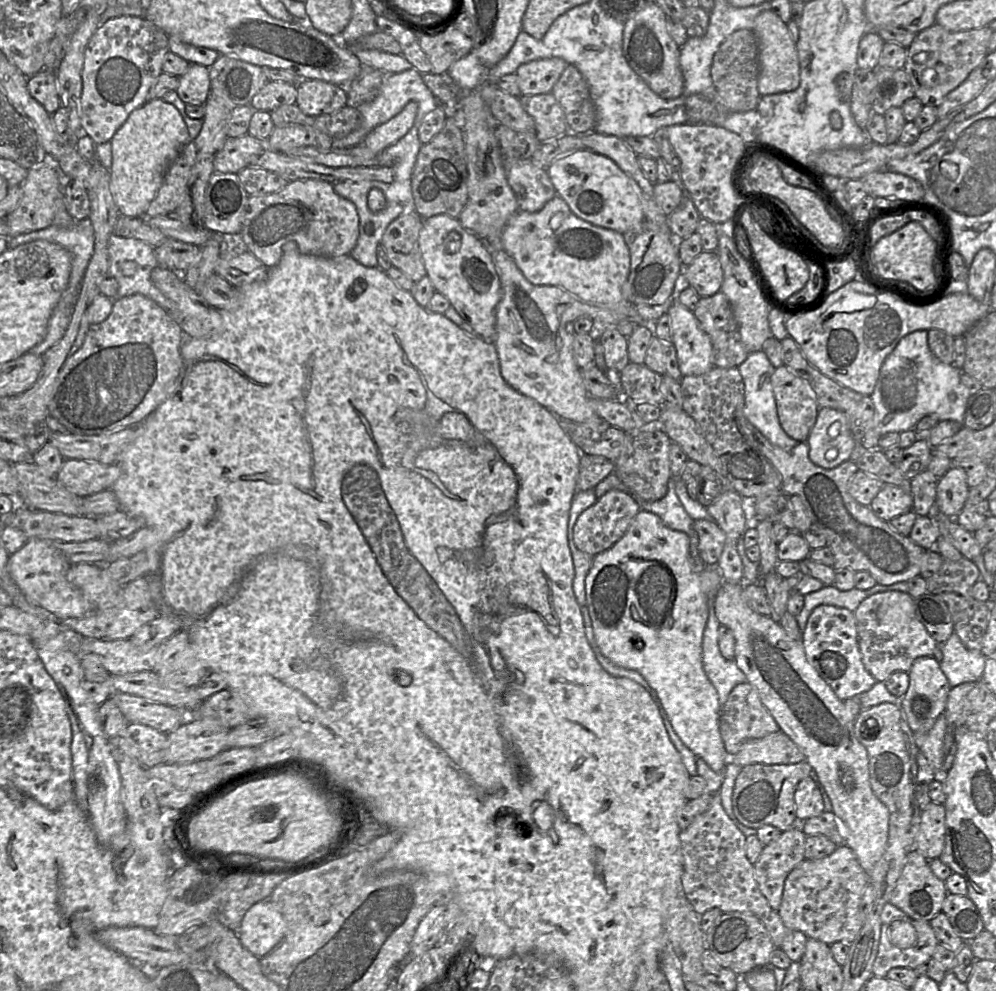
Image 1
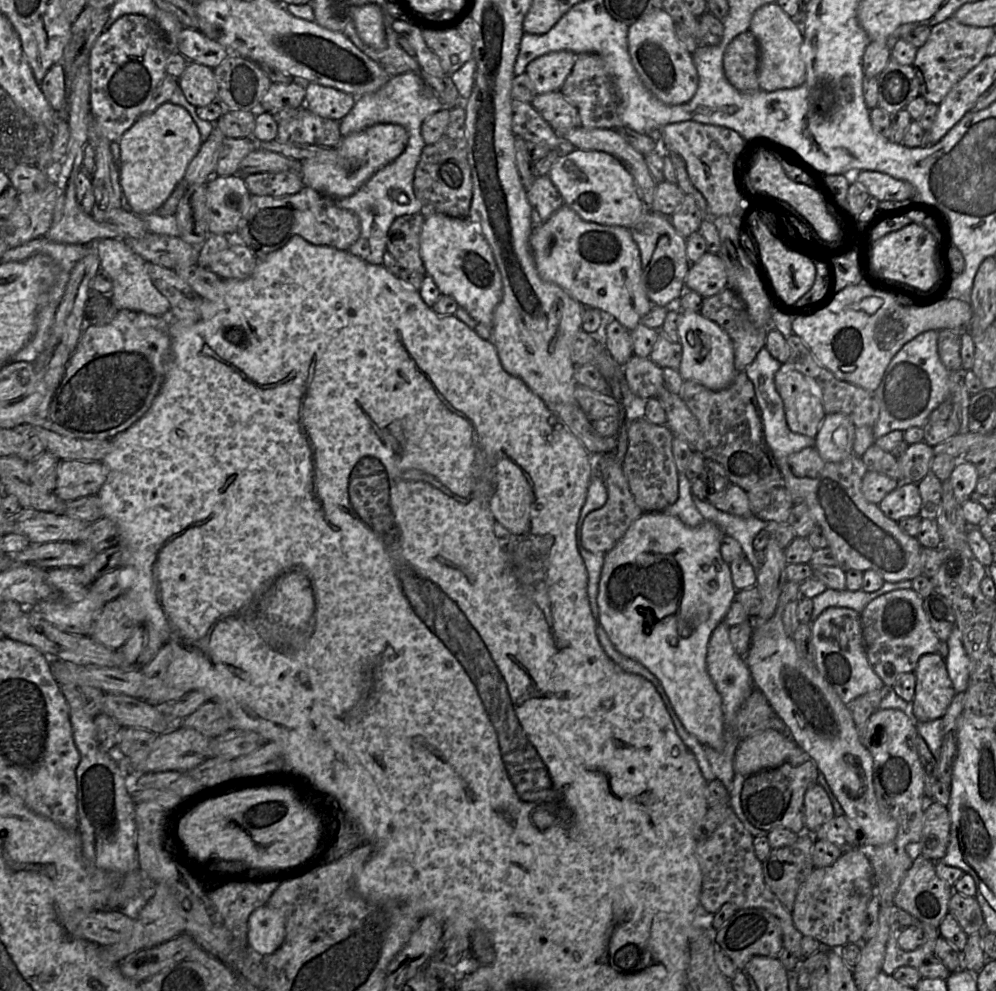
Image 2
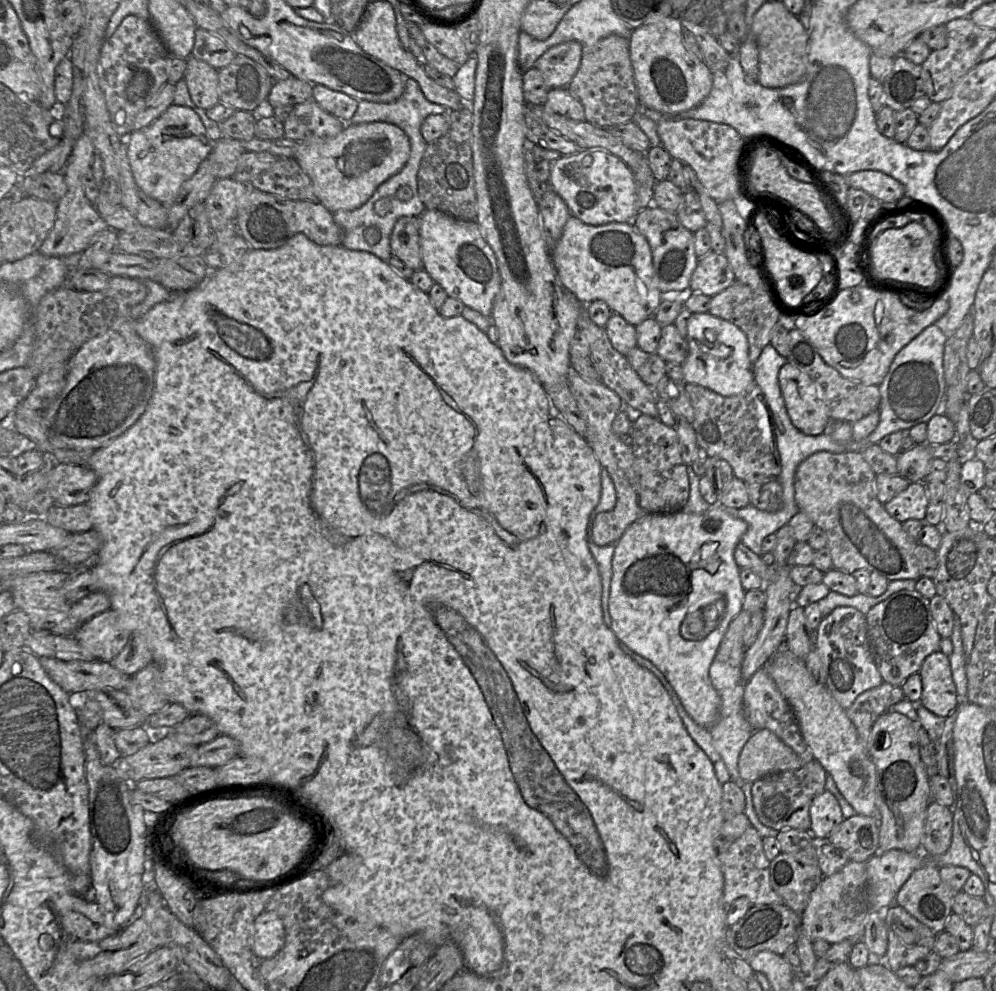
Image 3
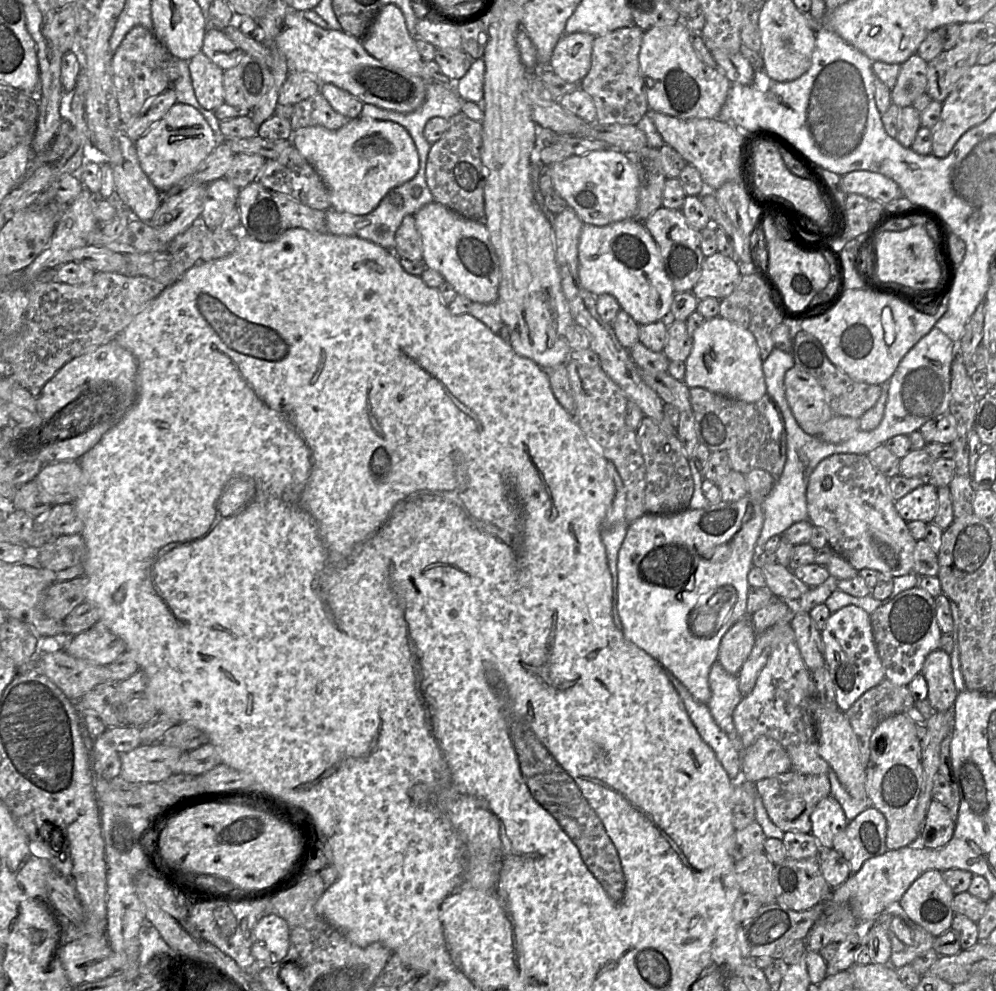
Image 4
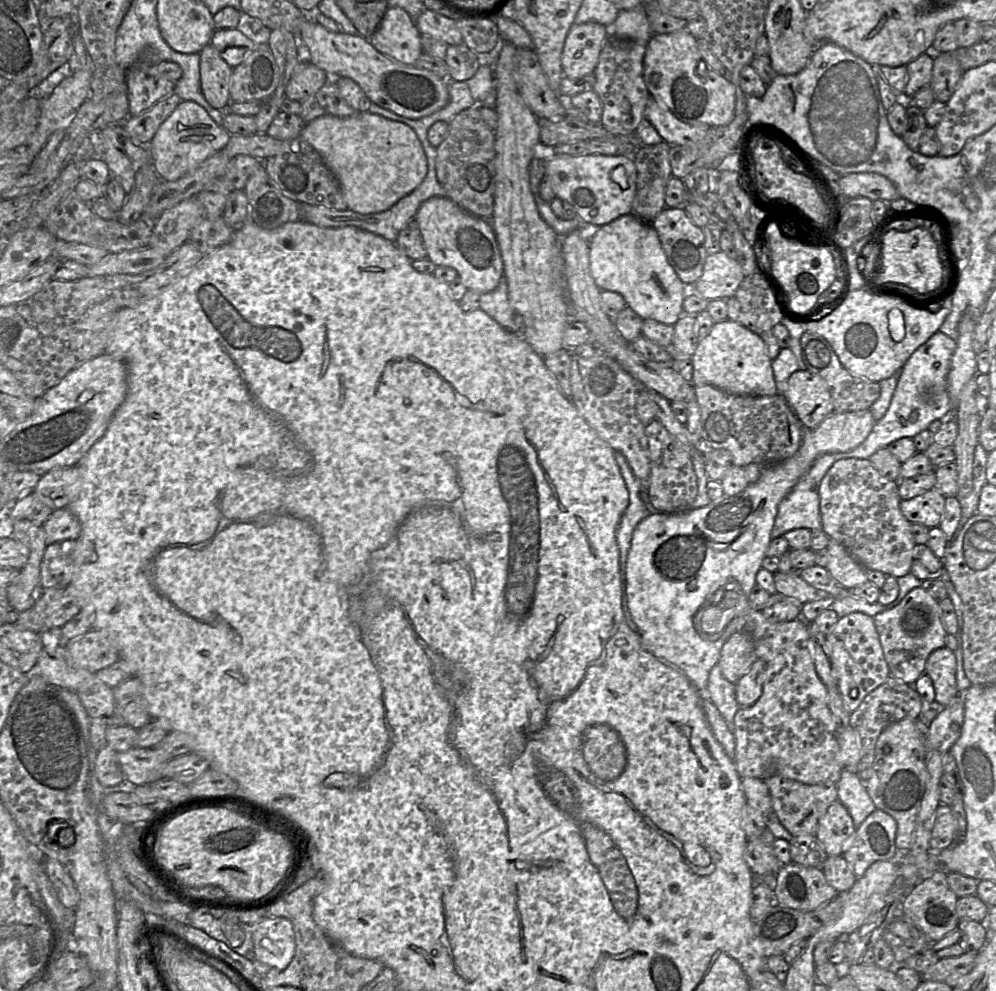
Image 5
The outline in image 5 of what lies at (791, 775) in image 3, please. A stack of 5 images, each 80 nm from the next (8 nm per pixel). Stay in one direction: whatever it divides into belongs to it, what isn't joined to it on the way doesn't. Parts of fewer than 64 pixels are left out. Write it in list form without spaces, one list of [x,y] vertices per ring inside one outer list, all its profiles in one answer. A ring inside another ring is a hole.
[[[781,775],[772,776],[764,781],[769,789],[773,814],[793,836],[816,836],[819,819],[827,812],[829,806],[838,800],[834,783],[808,785]]]

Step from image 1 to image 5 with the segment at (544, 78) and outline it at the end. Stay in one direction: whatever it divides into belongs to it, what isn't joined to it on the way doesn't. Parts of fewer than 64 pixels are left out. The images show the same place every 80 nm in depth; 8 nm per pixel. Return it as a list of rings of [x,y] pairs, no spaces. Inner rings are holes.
[[[599,23],[573,24],[561,55],[564,77],[577,79],[593,74],[609,35],[610,28]]]

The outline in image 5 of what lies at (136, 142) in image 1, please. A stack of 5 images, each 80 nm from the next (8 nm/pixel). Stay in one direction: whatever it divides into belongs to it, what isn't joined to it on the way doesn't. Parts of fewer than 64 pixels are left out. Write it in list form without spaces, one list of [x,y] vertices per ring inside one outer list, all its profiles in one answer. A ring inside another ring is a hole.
[[[182,101],[149,143],[150,161],[160,179],[176,181],[223,150],[230,137],[231,134],[222,125],[218,125],[202,106],[193,101]]]

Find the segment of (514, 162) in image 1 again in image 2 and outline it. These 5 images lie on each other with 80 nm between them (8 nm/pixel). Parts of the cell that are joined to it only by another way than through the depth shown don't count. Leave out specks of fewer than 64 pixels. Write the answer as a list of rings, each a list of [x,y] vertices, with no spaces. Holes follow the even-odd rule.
[[[548,175],[535,177],[527,188],[527,197],[532,206],[535,224],[547,221],[560,207],[565,205],[562,196]]]

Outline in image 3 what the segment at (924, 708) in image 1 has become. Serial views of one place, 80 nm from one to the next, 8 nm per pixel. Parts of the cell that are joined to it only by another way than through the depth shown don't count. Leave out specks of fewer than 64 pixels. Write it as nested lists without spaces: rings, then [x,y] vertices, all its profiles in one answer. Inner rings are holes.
[[[937,650],[923,661],[919,674],[922,694],[919,702],[937,716],[947,717],[959,705],[959,696],[952,678],[949,656]]]

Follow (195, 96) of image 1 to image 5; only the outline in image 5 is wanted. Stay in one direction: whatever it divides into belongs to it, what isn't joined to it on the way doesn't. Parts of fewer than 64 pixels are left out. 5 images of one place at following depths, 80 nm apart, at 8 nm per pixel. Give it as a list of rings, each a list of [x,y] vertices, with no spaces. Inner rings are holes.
[[[207,44],[200,52],[201,90],[215,109],[225,110],[231,103],[229,79],[232,69],[212,44]]]

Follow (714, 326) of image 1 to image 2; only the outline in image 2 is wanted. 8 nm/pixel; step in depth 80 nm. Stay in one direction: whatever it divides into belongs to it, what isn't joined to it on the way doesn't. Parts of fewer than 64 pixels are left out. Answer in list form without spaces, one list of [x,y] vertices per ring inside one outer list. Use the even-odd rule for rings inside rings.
[[[726,287],[713,296],[704,297],[699,313],[716,323],[728,334],[733,343],[734,365],[738,371],[744,371],[754,361],[758,352],[765,346],[769,327],[756,325],[749,316],[742,298],[730,288]]]

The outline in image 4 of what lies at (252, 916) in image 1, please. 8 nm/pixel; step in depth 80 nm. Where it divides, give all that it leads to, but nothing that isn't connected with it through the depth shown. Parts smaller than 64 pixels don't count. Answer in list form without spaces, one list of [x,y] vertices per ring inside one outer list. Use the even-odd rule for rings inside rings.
[[[264,915],[253,928],[252,955],[261,965],[280,962],[289,949],[289,927],[278,915]]]

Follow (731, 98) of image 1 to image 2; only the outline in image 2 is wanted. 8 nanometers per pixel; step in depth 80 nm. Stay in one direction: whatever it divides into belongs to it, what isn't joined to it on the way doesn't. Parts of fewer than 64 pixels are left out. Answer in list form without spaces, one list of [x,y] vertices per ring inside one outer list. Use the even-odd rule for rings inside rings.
[[[751,31],[740,33],[728,44],[723,55],[723,70],[738,91],[753,93],[760,90],[760,49]]]

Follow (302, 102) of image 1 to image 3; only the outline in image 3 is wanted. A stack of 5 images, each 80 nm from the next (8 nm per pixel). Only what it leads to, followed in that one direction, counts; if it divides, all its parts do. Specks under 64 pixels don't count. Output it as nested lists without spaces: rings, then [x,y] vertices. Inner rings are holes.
[[[318,84],[312,87],[312,100],[324,111],[342,121],[349,121],[352,118],[359,102],[345,93]]]

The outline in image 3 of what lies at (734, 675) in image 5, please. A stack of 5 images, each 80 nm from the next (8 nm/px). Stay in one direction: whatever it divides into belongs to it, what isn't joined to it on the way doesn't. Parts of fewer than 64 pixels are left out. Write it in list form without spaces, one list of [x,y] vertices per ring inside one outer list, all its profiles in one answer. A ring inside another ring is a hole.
[[[742,610],[729,624],[727,631],[720,643],[716,658],[720,661],[741,667],[745,646],[743,634],[750,622],[751,614]]]

